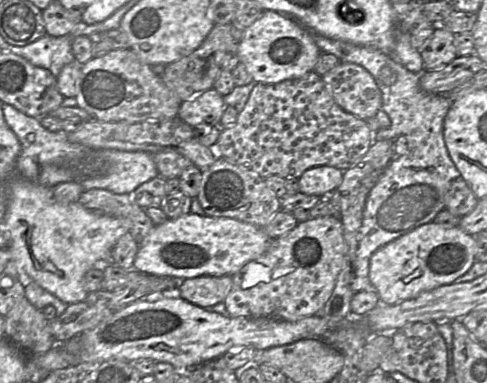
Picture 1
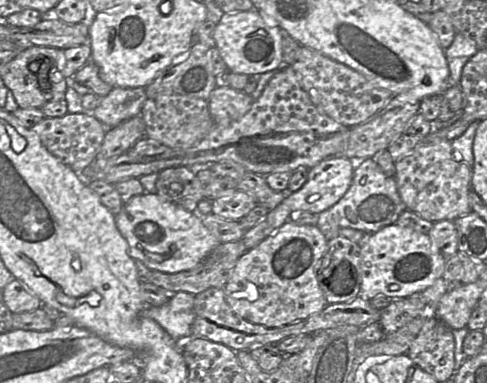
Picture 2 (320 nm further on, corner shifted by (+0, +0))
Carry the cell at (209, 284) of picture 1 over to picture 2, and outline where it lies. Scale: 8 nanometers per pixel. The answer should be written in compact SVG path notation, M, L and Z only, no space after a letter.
M343 156L326 158L309 169L305 184L297 191L288 193L286 198L256 225L248 229L241 239L247 250L254 248L266 237L271 235L286 221L294 210L305 210L319 214L335 205L347 192L352 183L356 161L351 161Z

